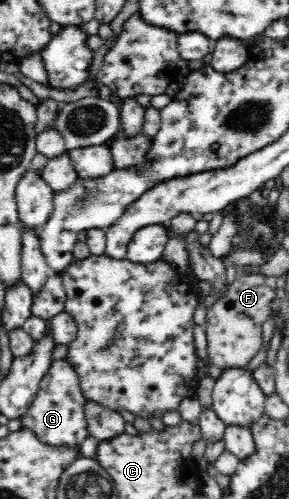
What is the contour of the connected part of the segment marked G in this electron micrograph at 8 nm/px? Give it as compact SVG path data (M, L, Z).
M54 360L47 374L39 382L36 398L27 408L21 420L21 430L29 431L45 446L64 446L80 454L83 442L90 437L85 407L88 401L84 398L79 383L79 376L67 361Z

